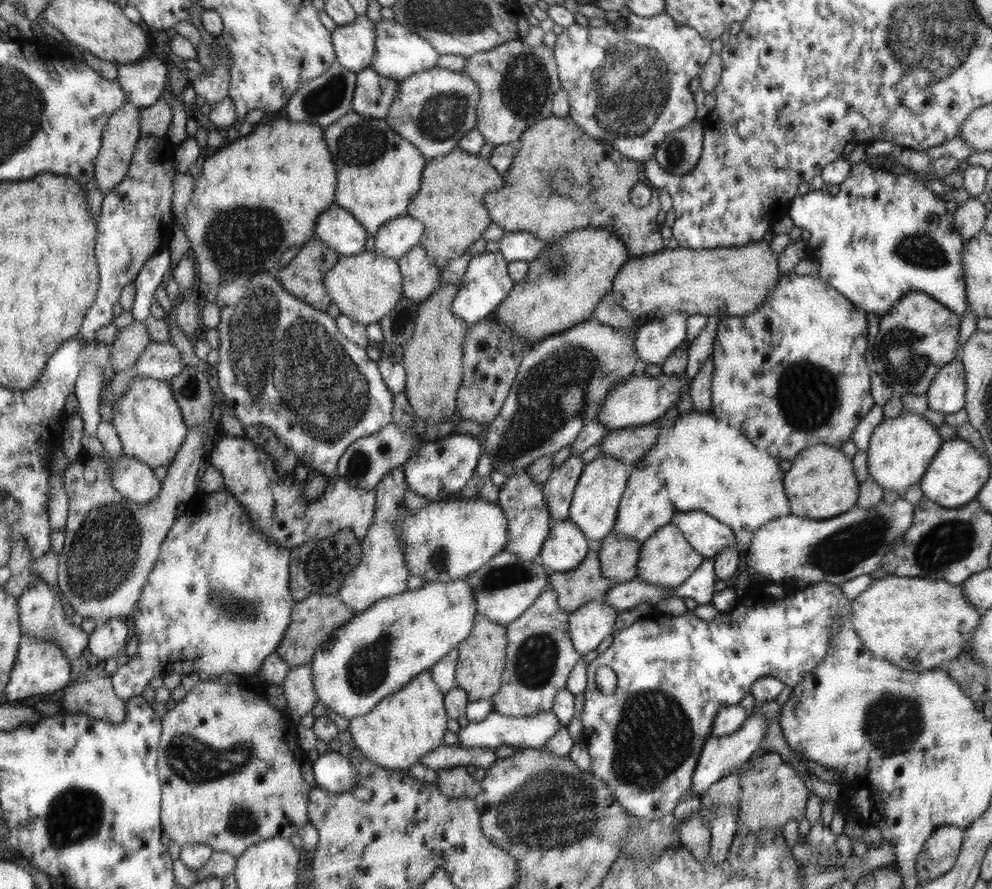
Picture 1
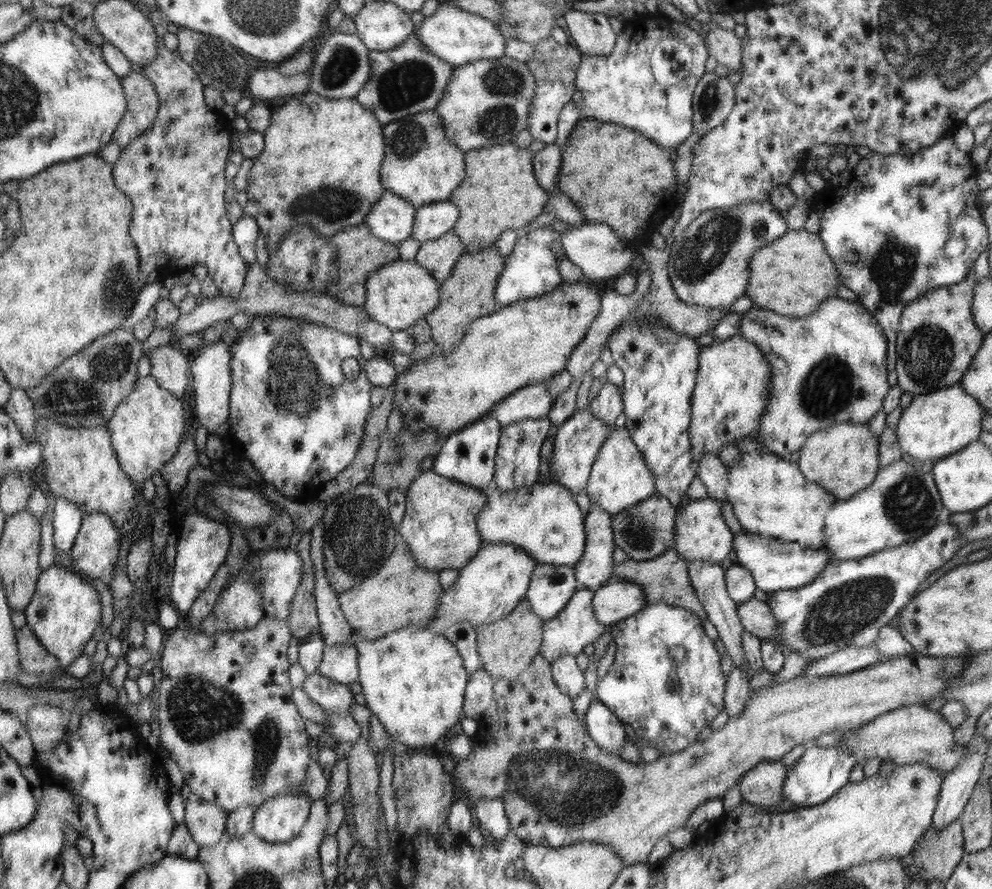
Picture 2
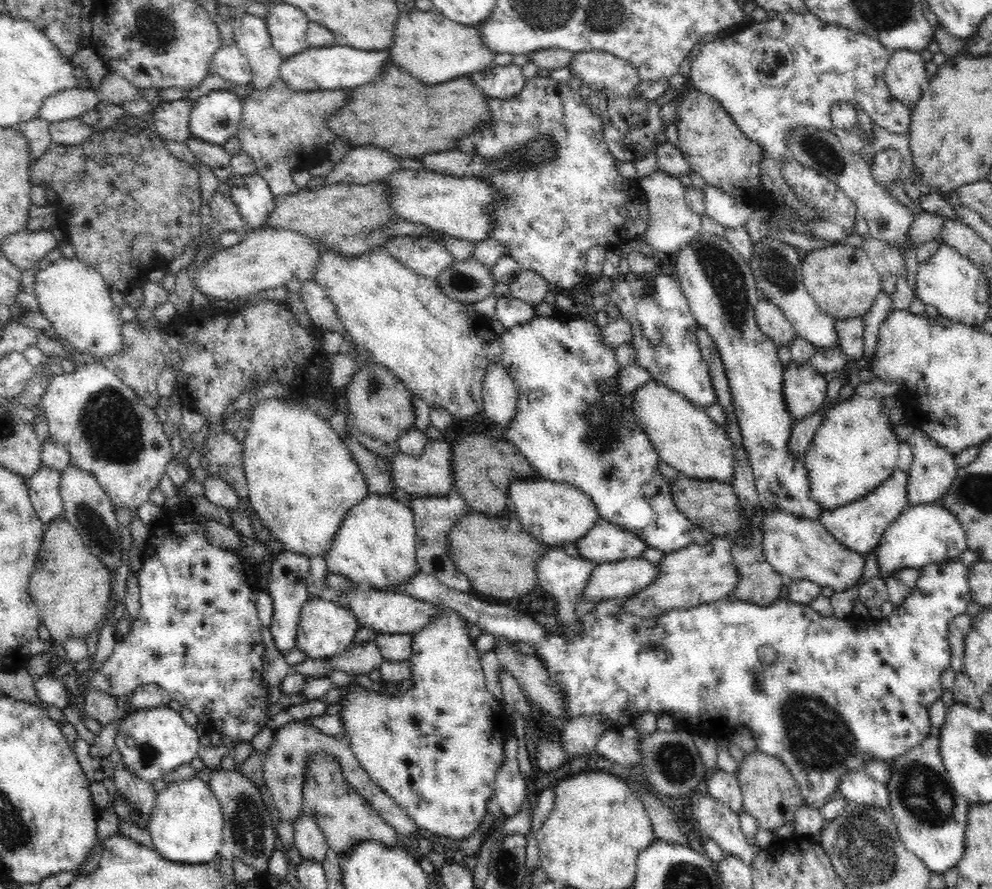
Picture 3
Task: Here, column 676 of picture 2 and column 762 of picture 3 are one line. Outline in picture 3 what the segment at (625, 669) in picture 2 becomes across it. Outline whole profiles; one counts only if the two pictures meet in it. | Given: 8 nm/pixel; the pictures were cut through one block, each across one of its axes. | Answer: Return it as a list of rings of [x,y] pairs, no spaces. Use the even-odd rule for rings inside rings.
[[[948,560],[944,563],[932,563],[918,569],[920,576],[916,581],[916,586],[912,593],[906,598],[906,601],[899,606],[895,606],[892,613],[892,624],[888,624],[886,628],[892,630],[892,638],[886,638],[880,630],[876,630],[876,636],[870,634],[870,630],[860,630],[860,625],[854,626],[848,620],[840,620],[834,615],[822,616],[822,614],[814,611],[812,607],[804,604],[796,604],[789,599],[779,599],[773,604],[767,606],[758,606],[755,603],[744,603],[741,601],[732,601],[730,599],[723,599],[720,601],[701,603],[699,606],[690,608],[669,608],[669,610],[660,611],[653,617],[642,617],[642,615],[632,614],[630,611],[622,611],[622,614],[614,614],[614,616],[592,616],[592,613],[587,613],[582,620],[584,624],[584,636],[572,636],[572,640],[566,640],[558,634],[550,634],[546,630],[542,630],[542,625],[536,622],[536,619],[525,616],[520,611],[516,611],[508,606],[499,606],[496,603],[490,604],[483,600],[479,600],[474,595],[469,593],[462,593],[456,591],[445,584],[442,584],[436,577],[428,573],[419,572],[418,576],[414,576],[406,587],[402,589],[393,590],[394,593],[403,593],[411,595],[413,598],[440,605],[444,608],[452,609],[462,614],[467,622],[471,625],[475,624],[481,628],[483,632],[490,632],[495,636],[506,637],[510,641],[528,642],[532,645],[536,656],[540,657],[541,664],[544,664],[545,670],[548,672],[549,680],[559,688],[559,692],[563,694],[563,699],[559,706],[563,710],[565,720],[570,720],[579,716],[589,717],[590,715],[600,715],[602,723],[606,728],[620,728],[624,726],[624,708],[618,708],[618,698],[624,692],[624,704],[630,716],[639,716],[640,712],[656,712],[656,716],[667,714],[674,717],[674,720],[679,724],[679,727],[687,729],[690,733],[696,734],[700,728],[704,728],[706,724],[706,717],[709,716],[714,722],[726,722],[728,726],[738,726],[744,724],[750,728],[752,737],[756,740],[757,748],[764,752],[764,754],[778,757],[787,767],[792,776],[796,779],[797,785],[800,787],[800,792],[806,801],[806,805],[812,809],[819,809],[830,800],[830,794],[840,790],[842,778],[846,774],[858,772],[860,769],[866,768],[868,762],[872,760],[892,762],[896,758],[900,758],[904,753],[910,752],[916,745],[922,744],[930,738],[930,717],[928,717],[928,707],[936,700],[940,700],[945,690],[942,687],[940,676],[951,666],[951,646],[949,645],[947,634],[950,622],[958,616],[966,613],[966,608],[975,602],[973,600],[973,592],[970,586],[970,569],[964,562],[958,560]],[[760,646],[770,646],[776,652],[776,658],[772,664],[764,664],[758,656]]]

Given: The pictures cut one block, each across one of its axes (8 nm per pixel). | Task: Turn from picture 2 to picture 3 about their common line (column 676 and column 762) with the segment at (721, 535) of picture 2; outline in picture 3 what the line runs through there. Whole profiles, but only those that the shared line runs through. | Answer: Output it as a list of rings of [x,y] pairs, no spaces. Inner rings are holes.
[[[769,510],[762,520],[760,547],[768,564],[786,579],[807,578],[820,586],[829,586],[836,592],[852,588],[862,576],[866,553],[850,550],[838,542],[818,521],[793,517],[793,514]]]

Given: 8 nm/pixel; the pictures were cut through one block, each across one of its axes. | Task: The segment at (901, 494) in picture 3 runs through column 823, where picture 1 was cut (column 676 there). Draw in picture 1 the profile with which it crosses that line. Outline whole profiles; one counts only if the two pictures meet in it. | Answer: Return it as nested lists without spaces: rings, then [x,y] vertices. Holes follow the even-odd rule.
[[[678,511],[674,520],[670,522],[670,524],[672,523],[681,530],[694,550],[697,550],[698,554],[703,555],[706,559],[716,558],[728,546],[736,546],[742,555],[745,551],[738,545],[737,536],[730,527],[705,512]]]

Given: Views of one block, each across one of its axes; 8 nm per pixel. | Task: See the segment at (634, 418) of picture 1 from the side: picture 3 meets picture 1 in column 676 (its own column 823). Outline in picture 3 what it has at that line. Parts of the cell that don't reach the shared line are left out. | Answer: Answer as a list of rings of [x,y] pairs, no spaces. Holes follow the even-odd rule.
[[[792,360],[787,366],[783,366],[783,397],[786,398],[787,409],[795,420],[820,410],[826,400],[827,384],[828,381],[810,362],[802,364]]]

